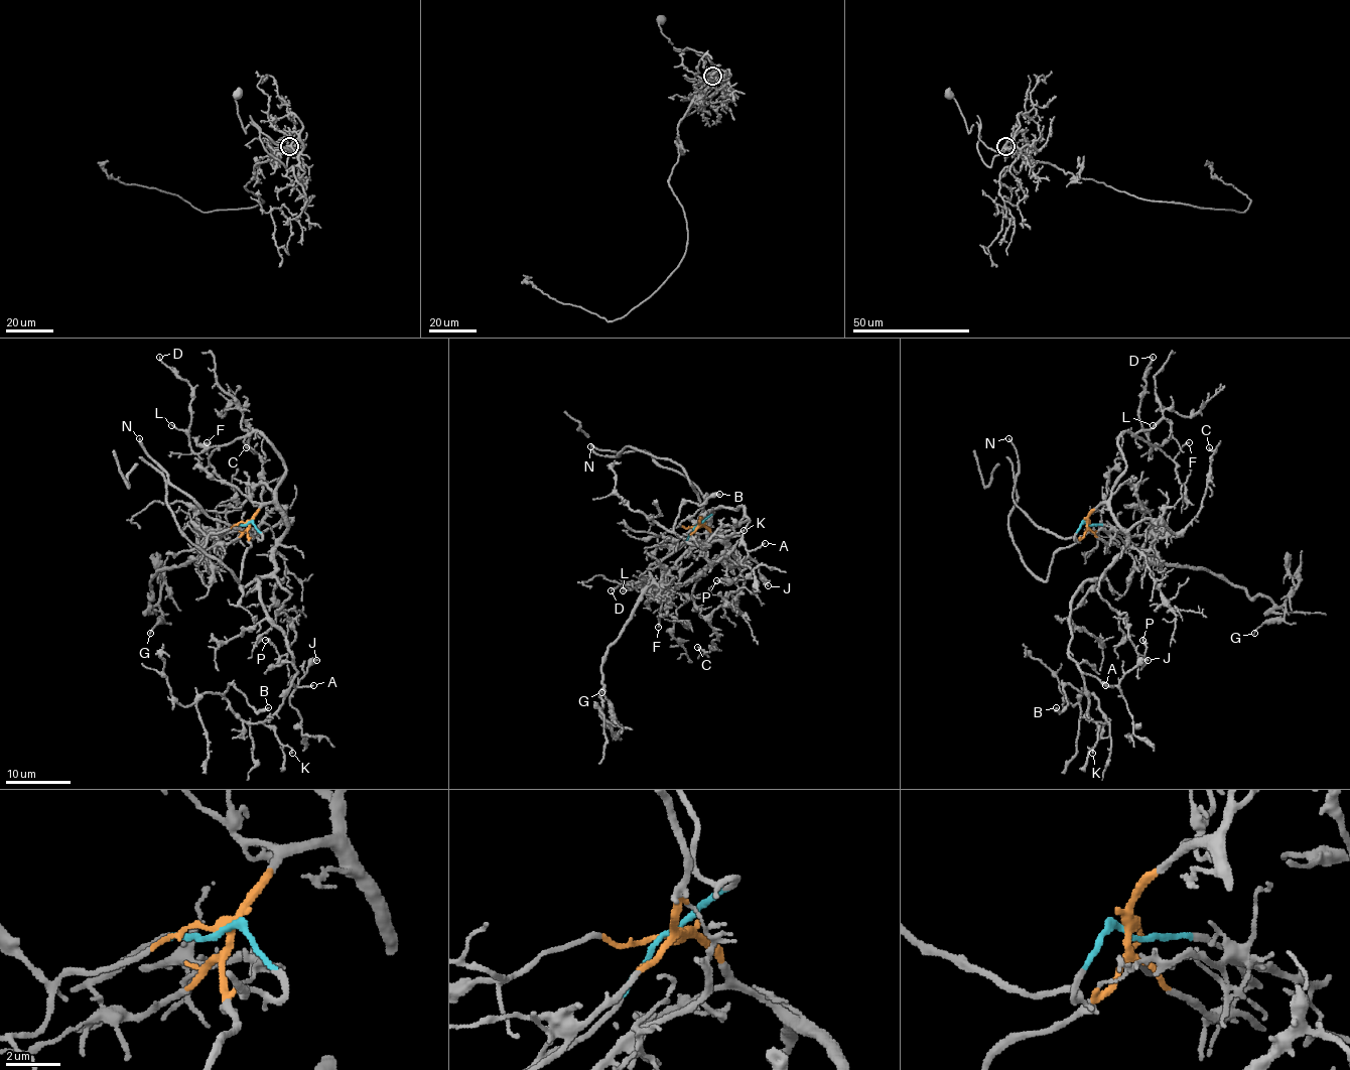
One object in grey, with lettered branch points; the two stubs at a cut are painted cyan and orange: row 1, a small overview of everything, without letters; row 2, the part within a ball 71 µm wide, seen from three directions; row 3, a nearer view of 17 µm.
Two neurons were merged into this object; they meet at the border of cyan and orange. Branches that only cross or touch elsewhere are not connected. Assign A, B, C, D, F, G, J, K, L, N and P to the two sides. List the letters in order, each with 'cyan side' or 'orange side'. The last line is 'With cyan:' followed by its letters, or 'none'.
A: orange side
B: orange side
C: orange side
D: orange side
F: orange side
G: cyan side
J: orange side
K: orange side
L: orange side
N: cyan side
P: orange side
With cyan: G, N

